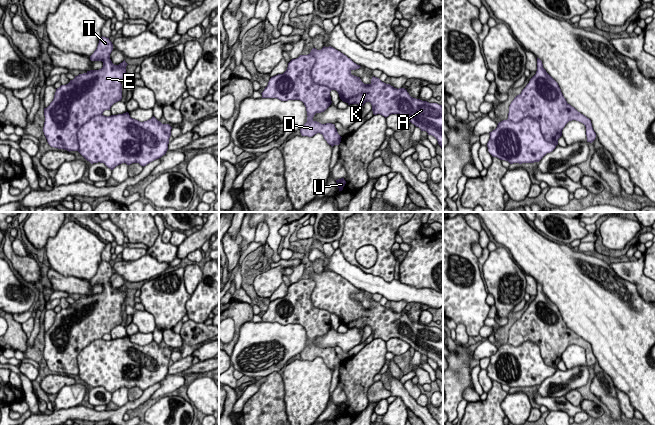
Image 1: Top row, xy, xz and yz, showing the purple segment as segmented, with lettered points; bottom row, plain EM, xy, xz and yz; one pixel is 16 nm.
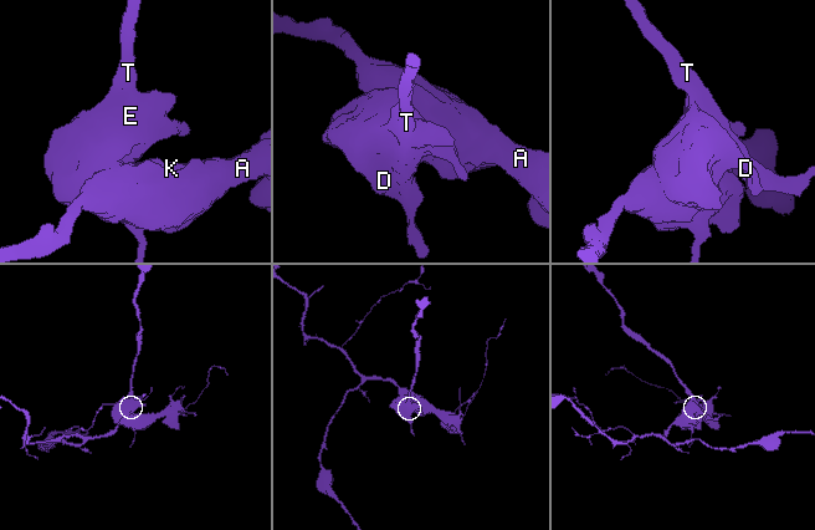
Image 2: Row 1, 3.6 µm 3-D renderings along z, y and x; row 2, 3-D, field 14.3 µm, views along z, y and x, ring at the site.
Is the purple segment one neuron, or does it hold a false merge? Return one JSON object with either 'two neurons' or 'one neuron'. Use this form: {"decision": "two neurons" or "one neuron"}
{"decision": "one neuron"}

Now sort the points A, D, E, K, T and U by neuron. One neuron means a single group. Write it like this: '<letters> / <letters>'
A D E K T U

